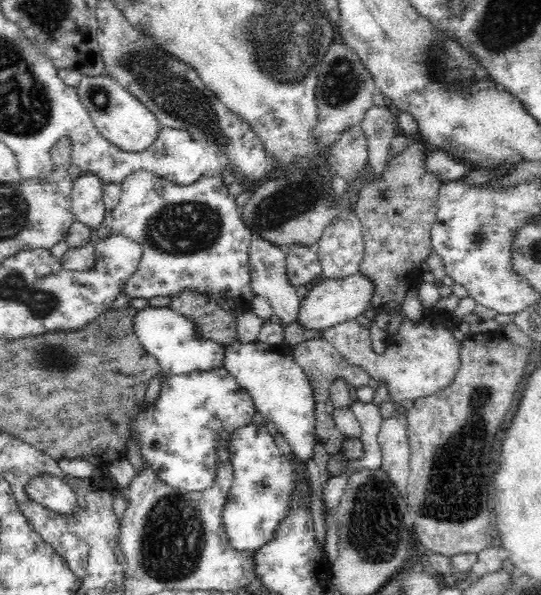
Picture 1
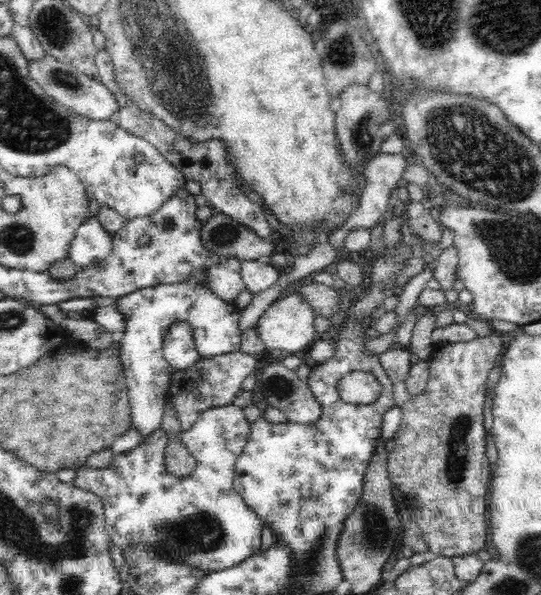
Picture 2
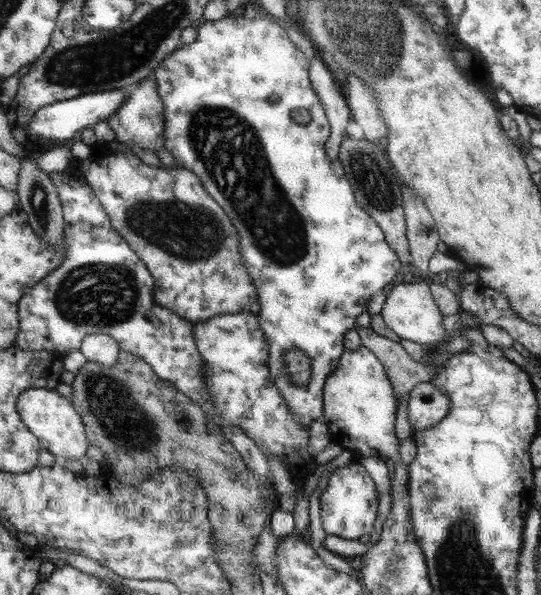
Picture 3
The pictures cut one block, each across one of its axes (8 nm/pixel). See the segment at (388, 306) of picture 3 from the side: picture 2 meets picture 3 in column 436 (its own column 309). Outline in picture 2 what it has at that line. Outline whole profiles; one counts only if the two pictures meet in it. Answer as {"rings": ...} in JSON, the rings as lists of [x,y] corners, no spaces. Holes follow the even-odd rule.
{"rings":[[[296,291],[274,301],[257,320],[255,329],[266,352],[276,355],[284,350],[284,352],[293,354],[306,349],[308,344],[314,342],[314,335],[317,333],[313,325],[315,317],[314,305]]]}

